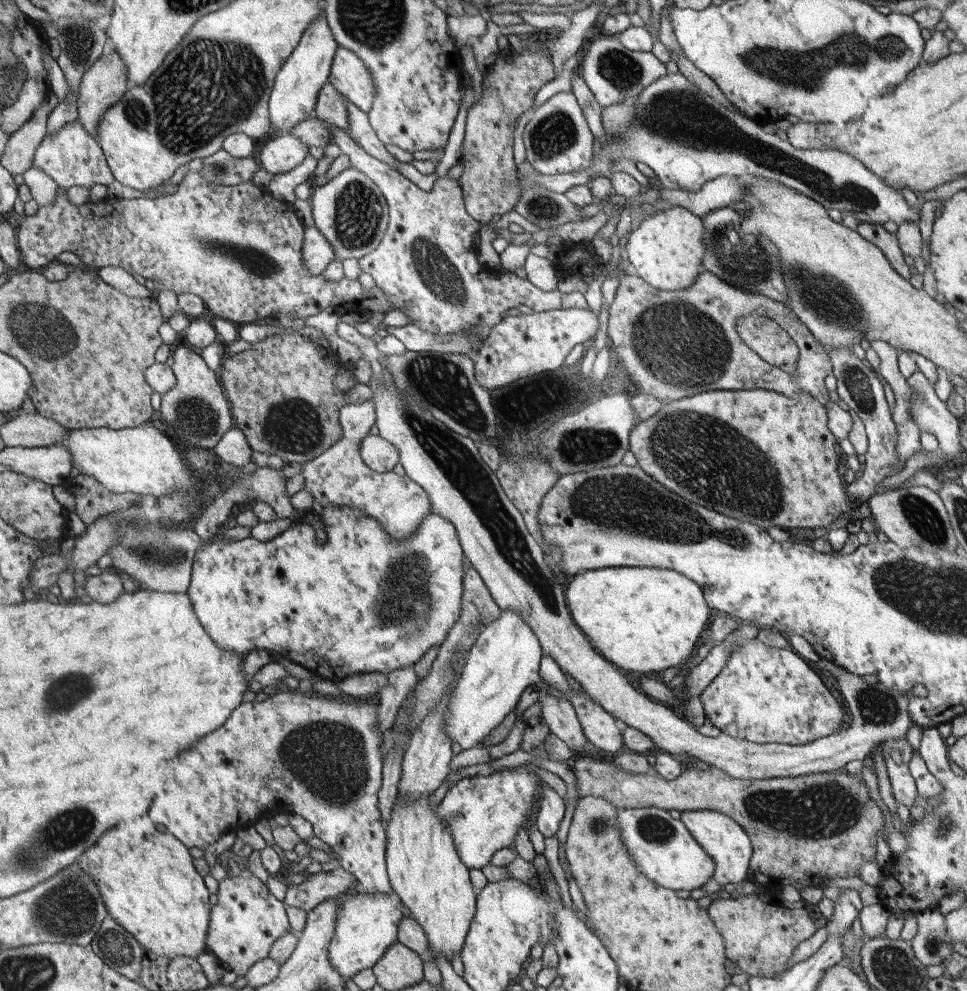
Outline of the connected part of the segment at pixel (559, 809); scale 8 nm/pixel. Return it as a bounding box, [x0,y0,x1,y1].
[534,785,564,838]

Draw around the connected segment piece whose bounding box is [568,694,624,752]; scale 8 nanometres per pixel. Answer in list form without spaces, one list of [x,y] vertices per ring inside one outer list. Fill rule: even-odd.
[[[586,694],[568,700],[576,704],[575,711],[588,742],[602,752],[618,752],[624,746],[623,734],[616,728],[619,722],[598,703]]]

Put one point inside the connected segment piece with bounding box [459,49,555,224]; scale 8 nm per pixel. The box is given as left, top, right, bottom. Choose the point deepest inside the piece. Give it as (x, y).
(512, 81)

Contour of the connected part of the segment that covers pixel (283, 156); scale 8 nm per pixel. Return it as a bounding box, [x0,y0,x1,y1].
[260,134,308,175]

